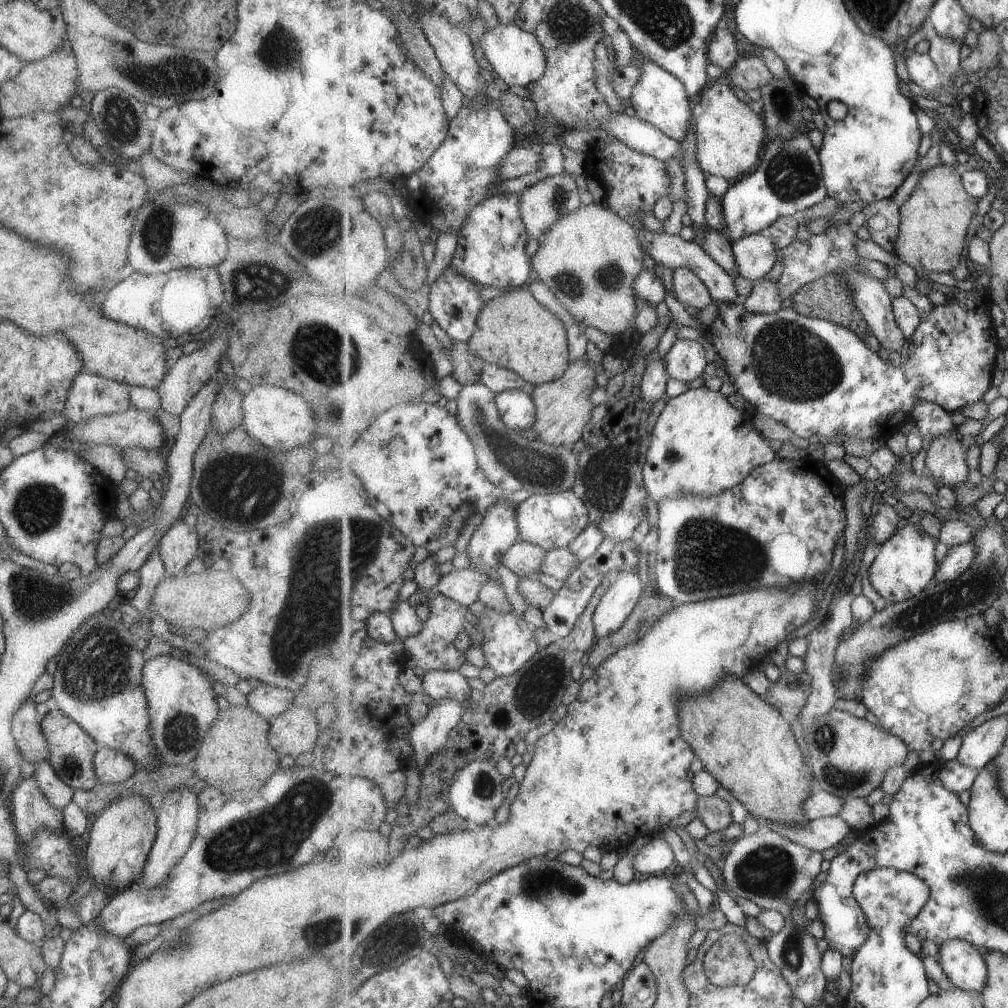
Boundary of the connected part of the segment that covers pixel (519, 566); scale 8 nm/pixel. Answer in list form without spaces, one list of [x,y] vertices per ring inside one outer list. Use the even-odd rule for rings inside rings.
[[[520,541],[504,555],[503,564],[522,577],[538,573],[545,564],[547,550],[540,545]]]

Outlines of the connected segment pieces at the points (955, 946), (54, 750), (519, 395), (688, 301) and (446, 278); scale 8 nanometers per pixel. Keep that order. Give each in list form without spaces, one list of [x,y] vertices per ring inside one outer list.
[[[950,939],[940,946],[939,961],[958,989],[982,994],[990,969],[980,948],[967,940]]]
[[[60,709],[50,711],[41,720],[41,727],[49,742],[49,761],[59,777],[74,790],[89,791],[96,788],[97,776],[94,768],[94,755],[100,748],[98,743],[82,727],[67,717]]]
[[[512,389],[499,393],[497,403],[504,422],[512,430],[524,433],[537,423],[537,402],[526,391]]]
[[[690,267],[675,270],[673,290],[685,307],[708,308],[715,298],[707,282]]]
[[[452,264],[450,268],[431,286],[430,311],[441,328],[454,341],[469,343],[478,332],[478,321],[484,307],[488,304],[482,298],[482,286],[462,275]]]

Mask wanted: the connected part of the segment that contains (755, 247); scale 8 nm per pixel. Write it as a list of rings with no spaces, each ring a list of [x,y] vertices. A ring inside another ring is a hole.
[[[765,233],[747,236],[733,244],[741,276],[753,281],[768,277],[778,264],[779,246]]]

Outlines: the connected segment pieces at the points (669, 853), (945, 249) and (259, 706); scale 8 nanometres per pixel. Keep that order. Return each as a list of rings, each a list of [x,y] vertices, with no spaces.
[[[659,834],[653,836],[651,842],[640,850],[634,860],[640,877],[666,874],[675,870],[677,862],[674,848]]]
[[[944,164],[932,167],[918,183],[911,199],[901,207],[903,221],[896,242],[898,255],[916,270],[923,266],[928,272],[954,272],[962,264],[970,226],[980,210],[978,204],[980,199],[966,190],[962,174],[955,167]]]
[[[263,684],[252,689],[247,695],[247,701],[254,712],[263,716],[266,721],[272,721],[293,705],[294,697],[292,691]]]

